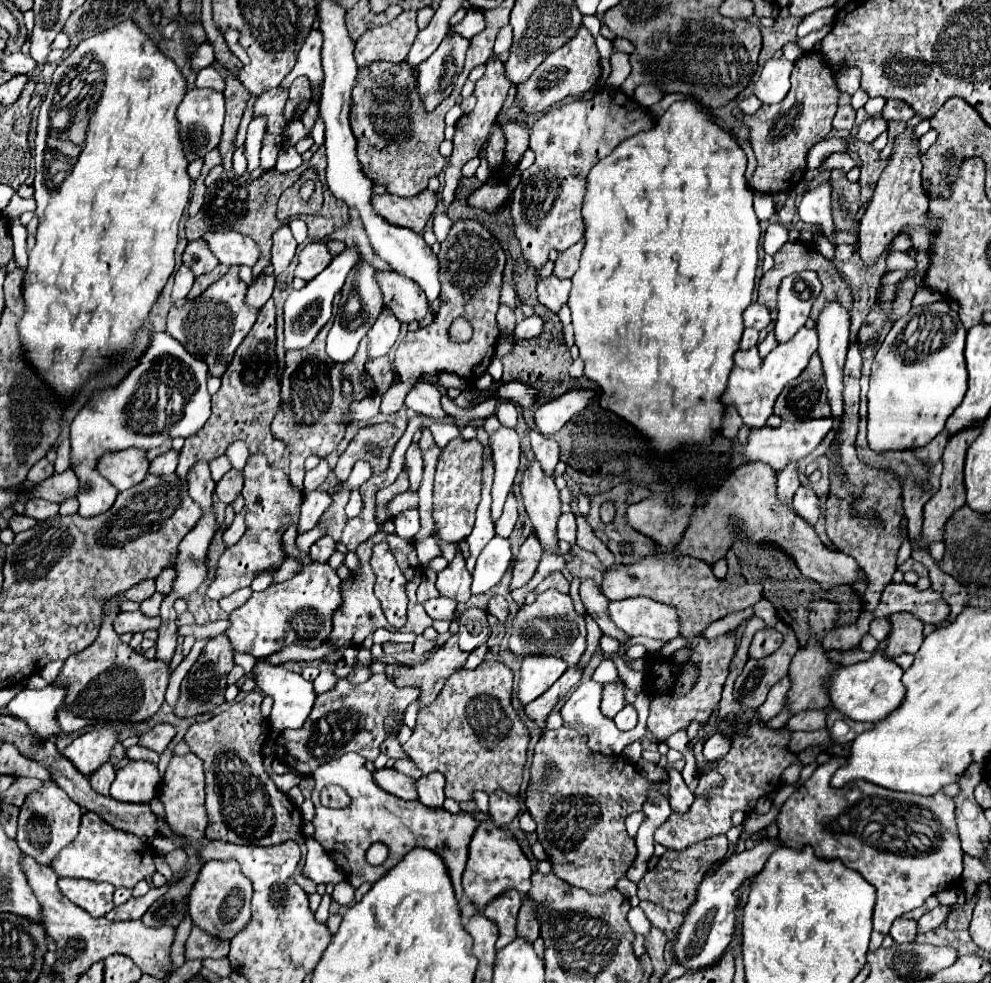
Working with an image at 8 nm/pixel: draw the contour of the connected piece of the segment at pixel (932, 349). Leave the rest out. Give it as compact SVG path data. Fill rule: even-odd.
M934 302L928 306L912 308L906 316L894 322L882 348L874 356L870 372L868 400L868 446L874 452L886 450L916 450L926 446L934 436L944 430L948 416L960 406L968 390L968 372L964 362L966 330L948 302Z

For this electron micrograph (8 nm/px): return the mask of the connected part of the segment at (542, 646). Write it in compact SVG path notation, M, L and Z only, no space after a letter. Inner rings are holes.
M554 588L538 594L534 604L524 604L508 622L510 638L508 650L514 656L556 656L562 658L568 666L576 666L578 658L586 650L586 624L584 618L574 612L572 598Z

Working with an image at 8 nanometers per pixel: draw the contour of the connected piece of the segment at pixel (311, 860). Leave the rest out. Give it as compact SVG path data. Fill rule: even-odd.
M306 838L308 854L306 854L306 864L302 868L302 876L310 878L314 884L338 884L344 880L342 870L338 864L318 846L314 838Z

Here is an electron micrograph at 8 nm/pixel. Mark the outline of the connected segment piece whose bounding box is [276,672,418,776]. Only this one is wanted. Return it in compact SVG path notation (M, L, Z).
M374 674L370 680L362 684L350 684L346 678L338 680L334 688L320 694L316 704L306 718L304 726L298 730L284 730L278 744L278 760L284 762L290 770L296 770L302 776L310 776L322 762L338 758L346 752L358 752L366 760L374 762L380 754L380 744L386 740L388 730L384 728L384 720L388 716L396 718L400 726L394 728L394 734L400 732L404 724L406 708L418 698L418 692L412 688L394 688L388 676Z

